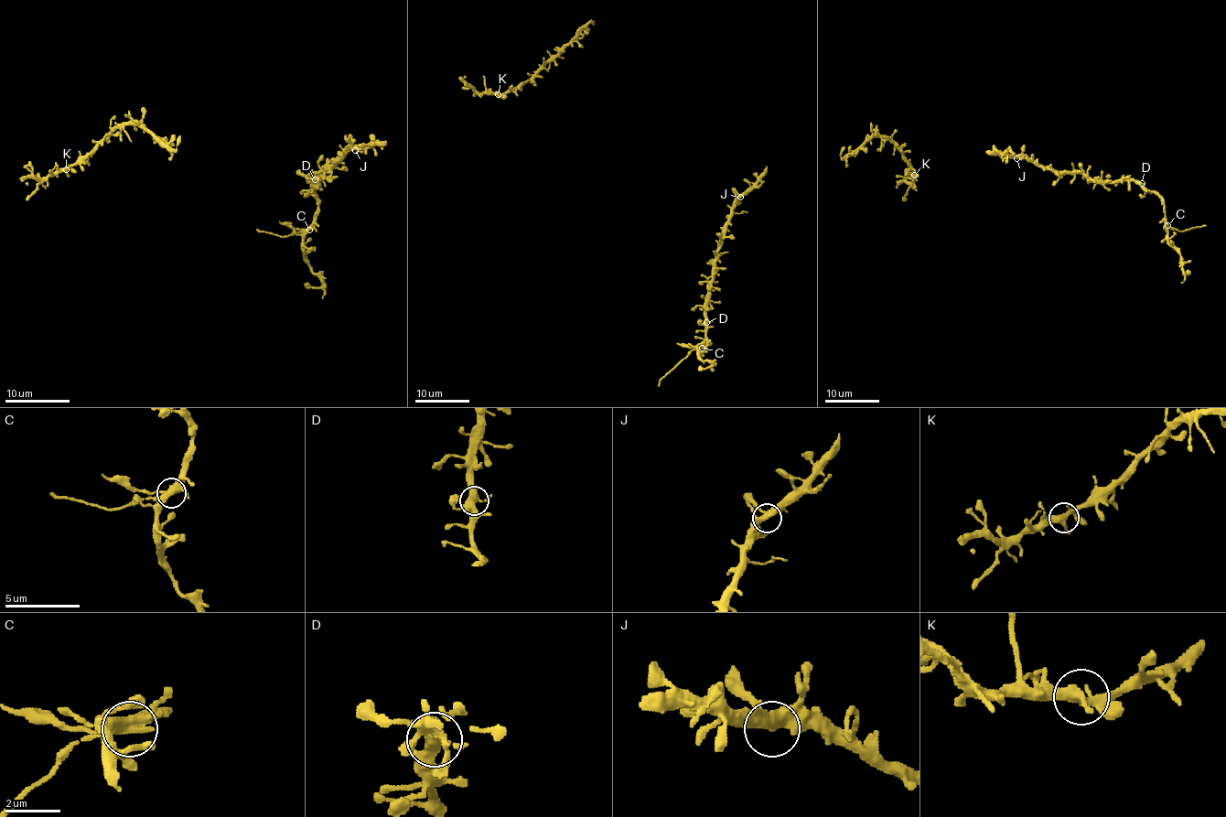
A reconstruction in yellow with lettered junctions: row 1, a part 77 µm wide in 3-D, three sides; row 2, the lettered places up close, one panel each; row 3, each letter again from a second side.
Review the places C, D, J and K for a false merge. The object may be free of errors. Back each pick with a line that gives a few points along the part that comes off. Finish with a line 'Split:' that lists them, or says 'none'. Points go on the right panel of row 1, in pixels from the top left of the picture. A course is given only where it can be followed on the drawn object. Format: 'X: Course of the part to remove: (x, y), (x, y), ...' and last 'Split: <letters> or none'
C: Course of the part to remove: (1167, 225), (1179, 231), (1205, 225)
Split: C

